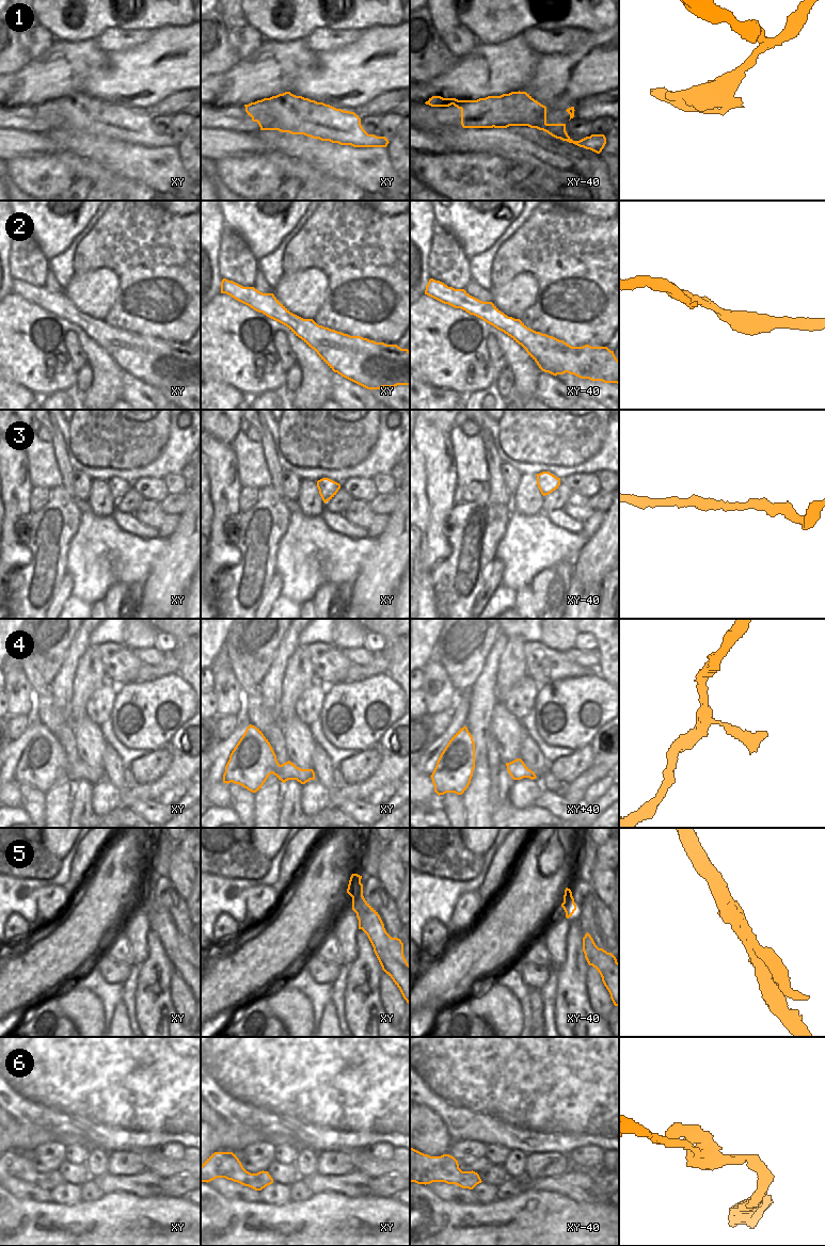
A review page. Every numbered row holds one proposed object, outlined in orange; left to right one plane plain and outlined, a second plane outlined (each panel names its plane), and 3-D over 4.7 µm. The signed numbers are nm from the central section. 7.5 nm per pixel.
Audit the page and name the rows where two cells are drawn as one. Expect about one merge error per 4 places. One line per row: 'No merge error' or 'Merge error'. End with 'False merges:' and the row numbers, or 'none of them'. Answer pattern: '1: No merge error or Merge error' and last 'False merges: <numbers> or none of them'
1: Merge error
2: No merge error
3: No merge error
4: No merge error
5: Merge error
6: No merge error
False merges: 1, 5

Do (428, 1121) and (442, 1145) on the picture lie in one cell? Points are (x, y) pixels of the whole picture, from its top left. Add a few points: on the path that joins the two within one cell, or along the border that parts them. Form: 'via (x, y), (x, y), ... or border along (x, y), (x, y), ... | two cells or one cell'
via (428, 1127), (428, 1131), (437, 1139) | one cell

